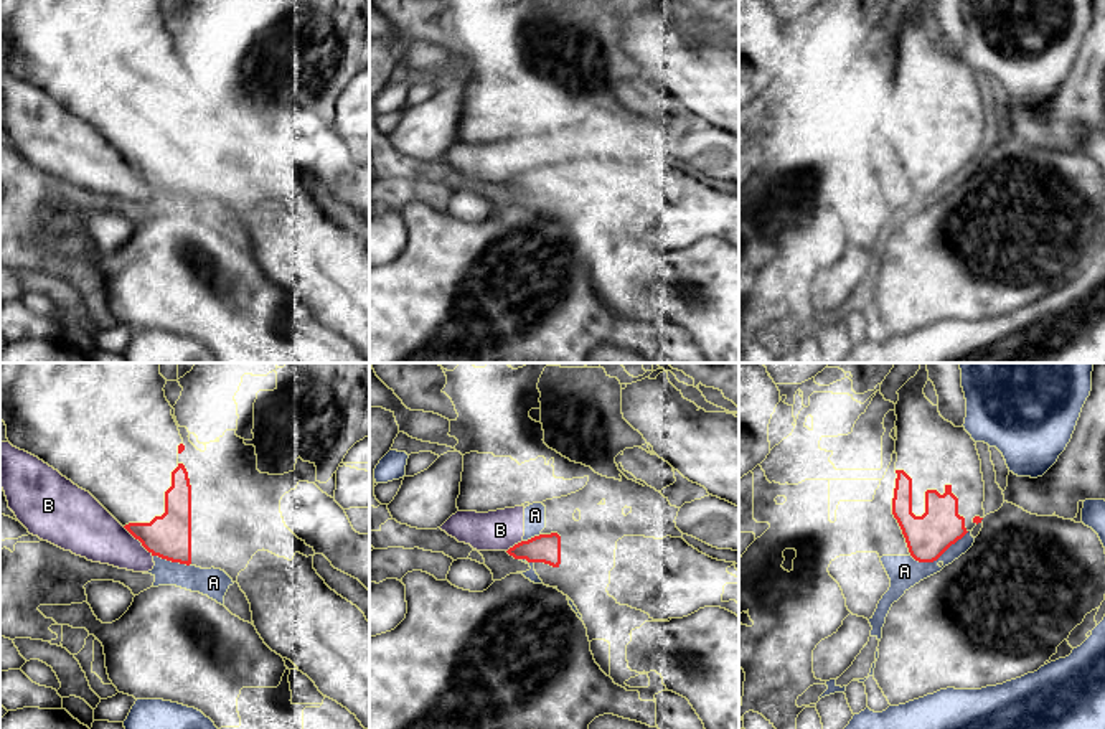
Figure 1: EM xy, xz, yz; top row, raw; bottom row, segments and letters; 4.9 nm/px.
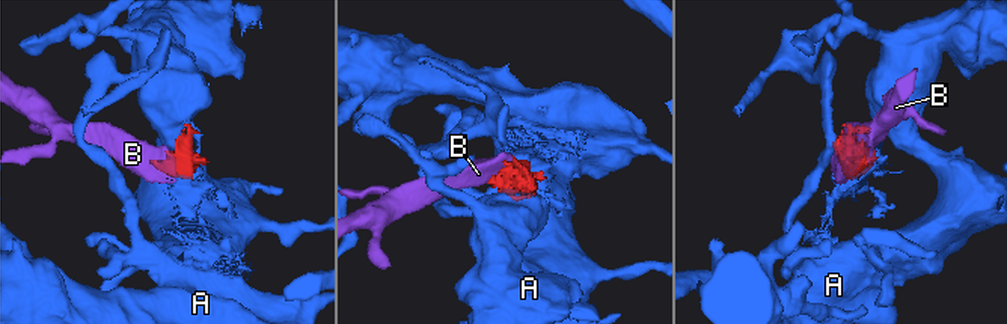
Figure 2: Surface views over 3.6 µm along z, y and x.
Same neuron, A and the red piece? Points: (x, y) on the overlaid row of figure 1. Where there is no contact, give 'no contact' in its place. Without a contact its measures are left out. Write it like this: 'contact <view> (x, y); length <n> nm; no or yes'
contact yz (939, 556); length 320 nm; no

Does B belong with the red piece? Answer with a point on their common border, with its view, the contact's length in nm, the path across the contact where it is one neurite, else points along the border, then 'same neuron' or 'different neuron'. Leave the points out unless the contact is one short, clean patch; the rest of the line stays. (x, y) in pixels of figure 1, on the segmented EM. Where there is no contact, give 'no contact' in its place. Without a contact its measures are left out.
contact xy (139, 540); length 220 nm; way xy (169, 536), (139, 540), (103, 540), (89, 530); same neuron

